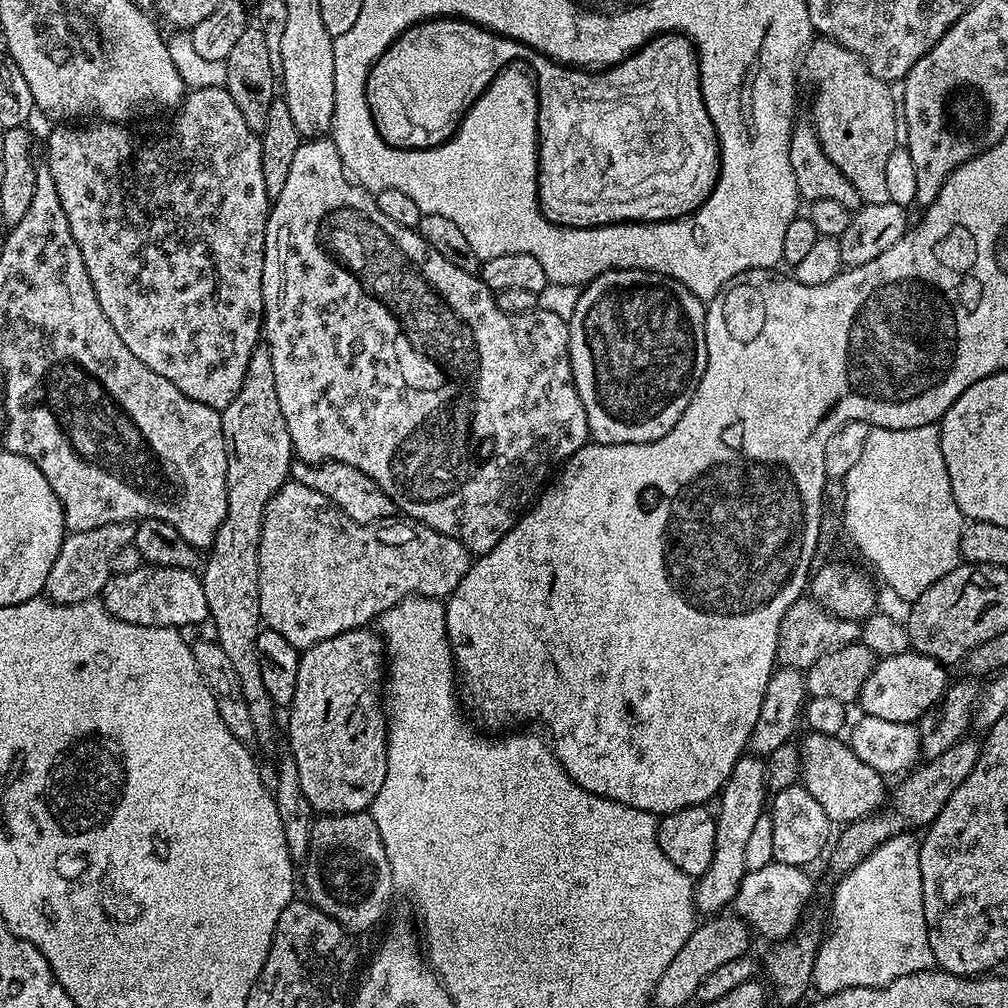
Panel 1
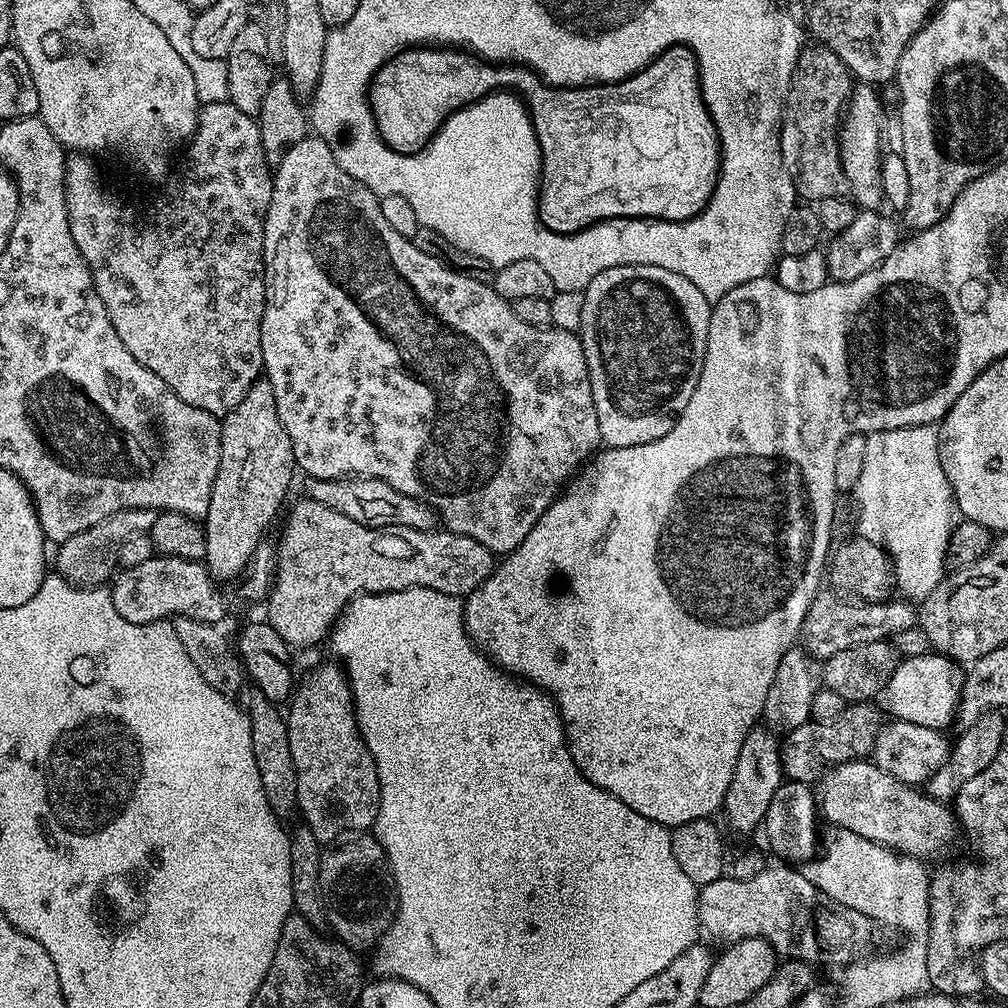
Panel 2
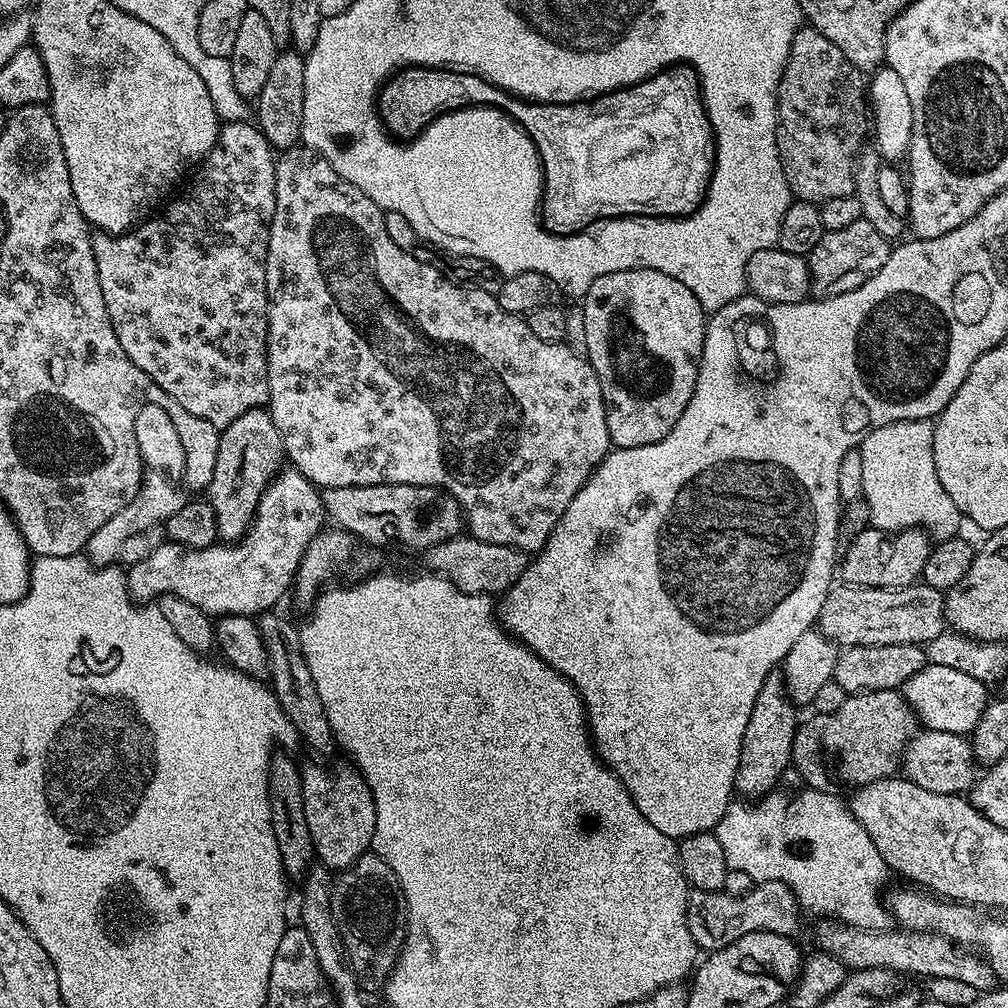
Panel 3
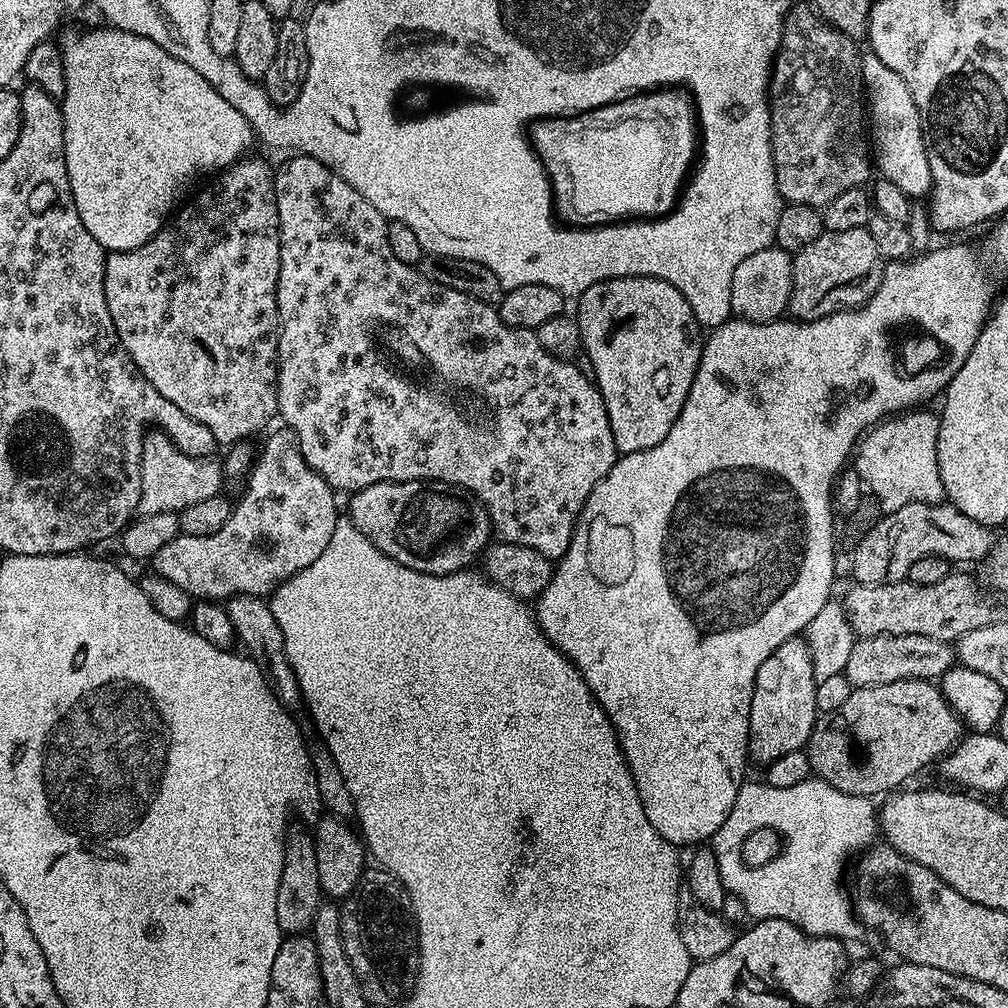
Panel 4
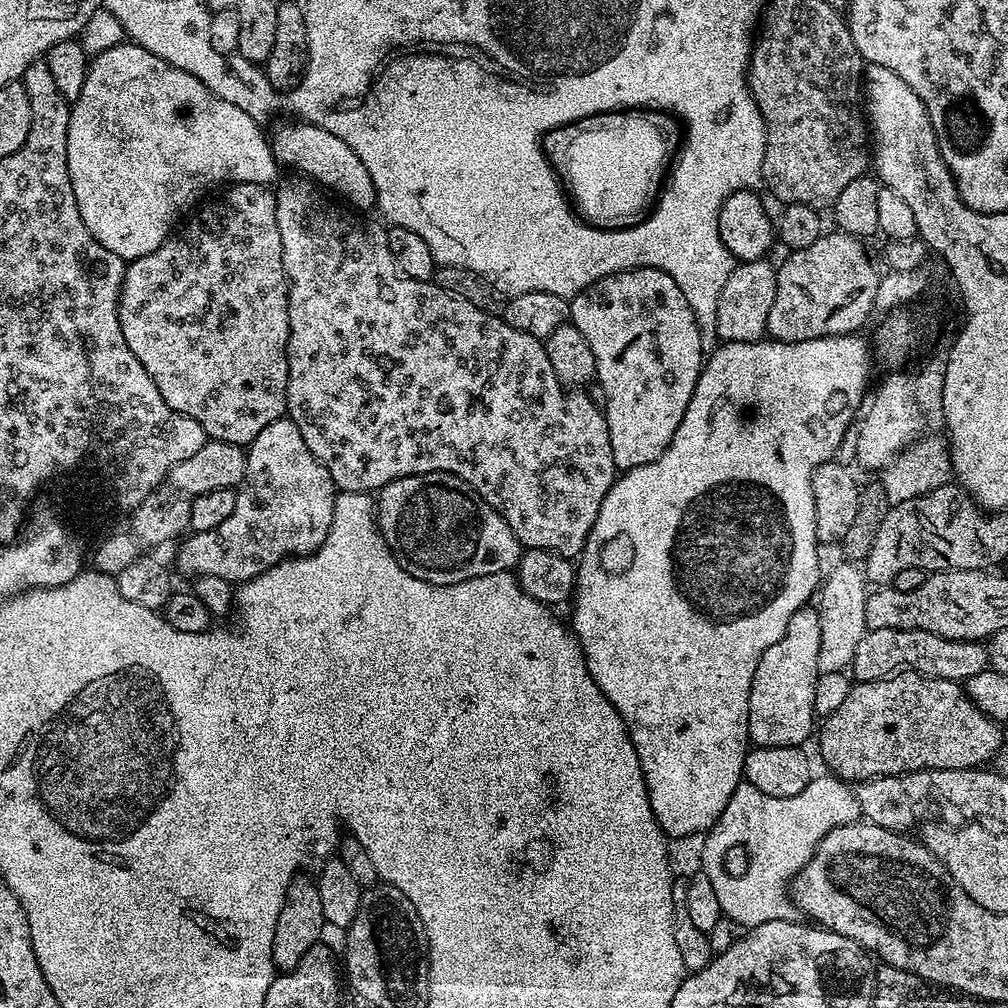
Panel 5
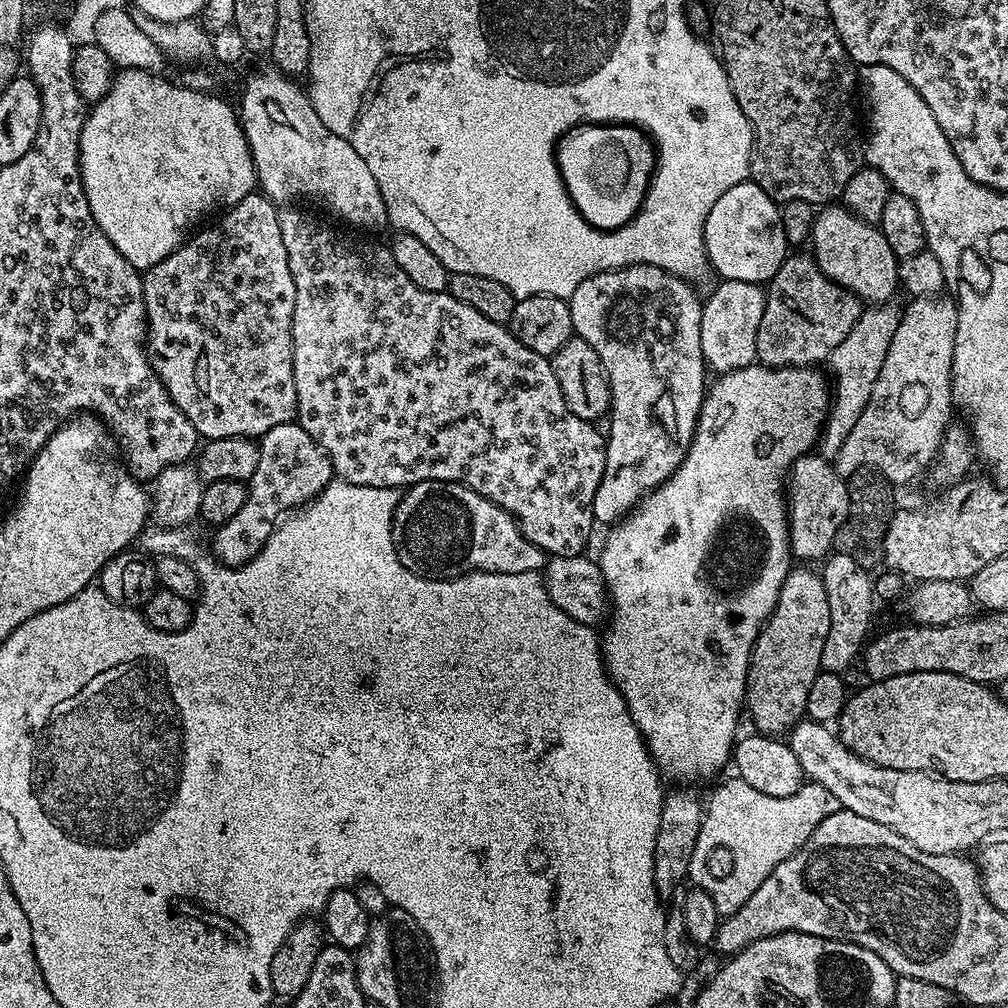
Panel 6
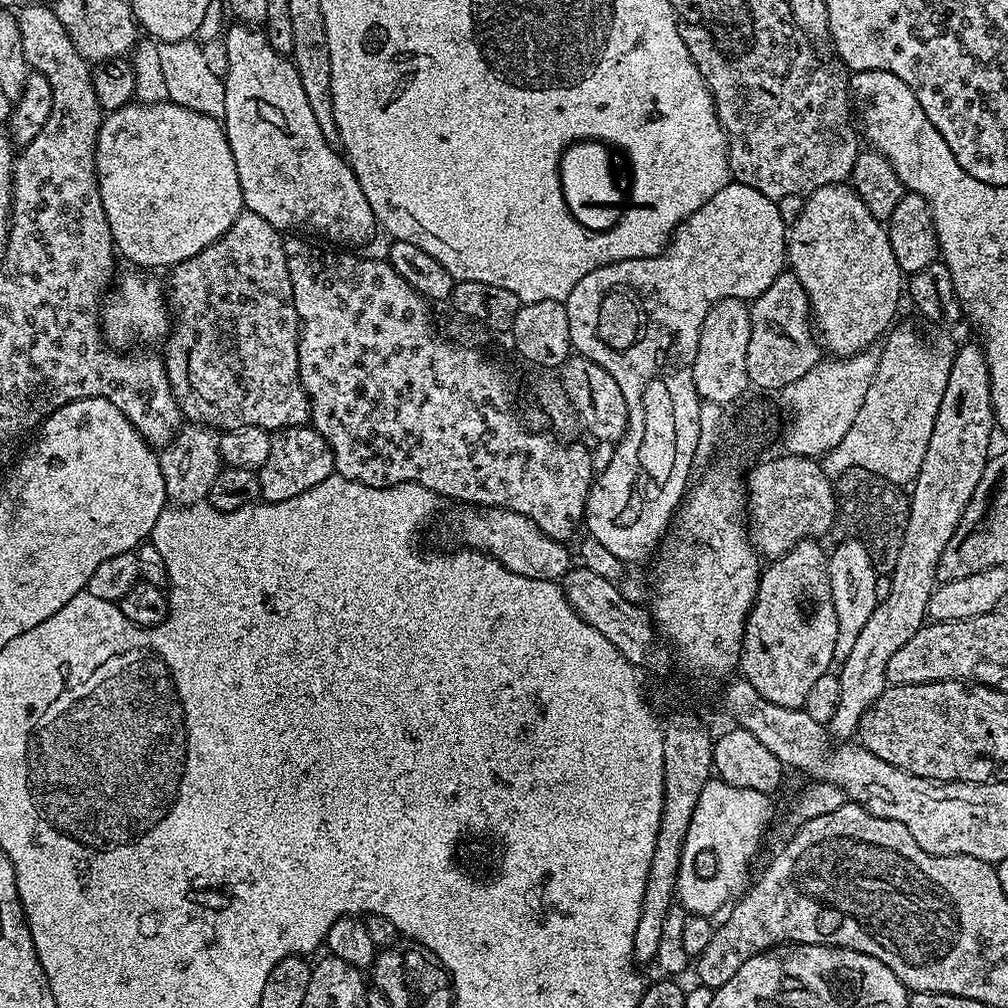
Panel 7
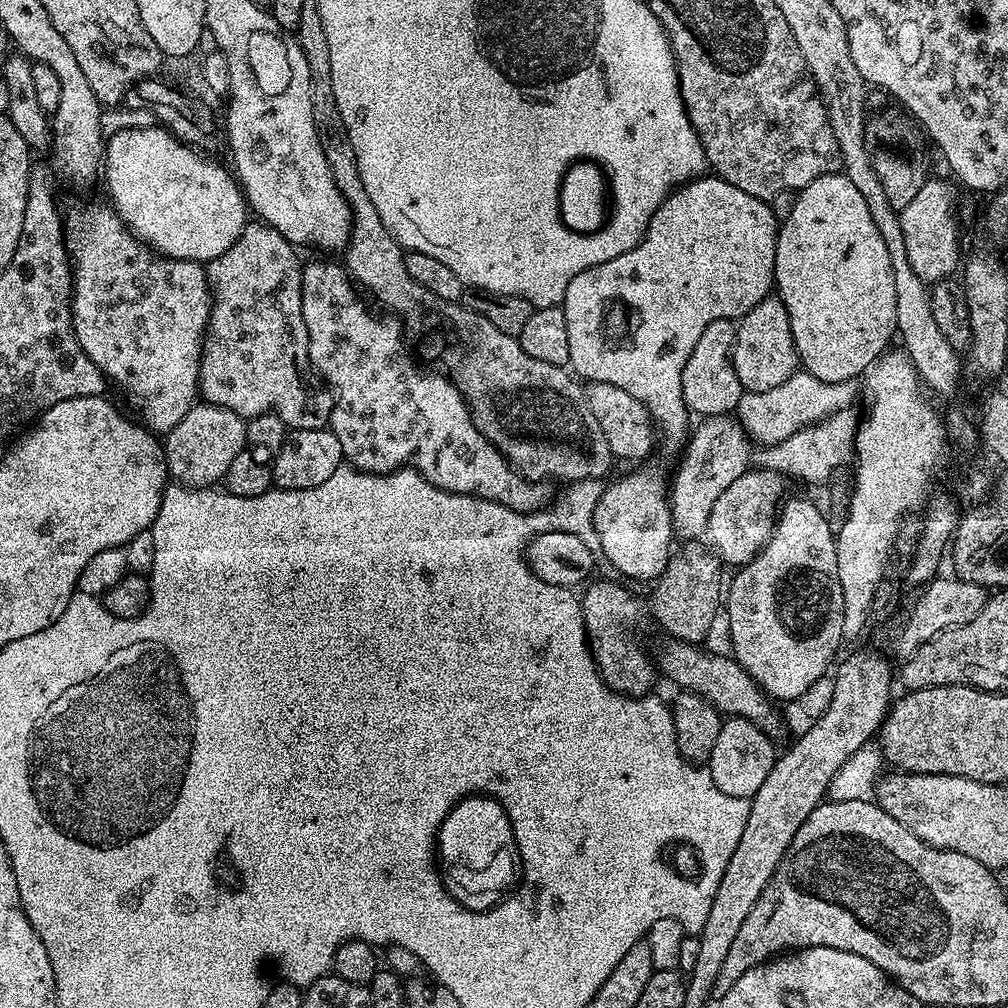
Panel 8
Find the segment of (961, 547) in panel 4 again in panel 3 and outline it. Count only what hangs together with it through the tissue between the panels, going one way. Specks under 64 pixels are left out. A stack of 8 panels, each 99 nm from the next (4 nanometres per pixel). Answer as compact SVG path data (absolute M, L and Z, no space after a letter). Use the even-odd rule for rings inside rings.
M870 526L866 530L862 530L862 534L858 534L858 538L854 538L848 548L843 549L838 572L839 575L840 572L844 575L843 583L855 584L858 588L905 588L921 579L929 551L930 537L921 529L906 528L902 532L885 534L880 529Z

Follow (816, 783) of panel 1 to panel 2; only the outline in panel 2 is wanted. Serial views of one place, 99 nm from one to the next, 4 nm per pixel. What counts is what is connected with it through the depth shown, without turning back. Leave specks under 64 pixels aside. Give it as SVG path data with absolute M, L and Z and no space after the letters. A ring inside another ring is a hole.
M871 759L851 760L838 764L824 773L818 784L818 808L823 819L833 828L854 830L870 842L878 842L884 848L891 848L913 860L929 862L935 856L944 856L952 848L958 833L956 813L947 803L934 799L919 787L904 784L898 778L886 774Z

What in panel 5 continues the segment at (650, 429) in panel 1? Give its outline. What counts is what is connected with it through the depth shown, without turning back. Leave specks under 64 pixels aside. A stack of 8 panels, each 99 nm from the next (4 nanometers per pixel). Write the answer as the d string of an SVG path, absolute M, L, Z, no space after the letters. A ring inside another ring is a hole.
M631 268L625 272L610 274L598 282L594 282L586 290L579 292L578 295L571 297L570 322L585 336L590 350L594 350L594 358L596 359L595 383L600 384L601 390L604 391L602 411L604 421L608 423L608 429L610 430L610 450L617 469L627 470L654 462L670 446L670 442L674 438L674 430L678 430L678 426L686 414L686 406L690 406L694 386L698 382L700 370L703 368L706 359L706 350L700 344L700 328L696 325L696 319L690 310L690 302L686 302L682 290L678 290L678 282L674 282L674 278L670 278L670 274L653 268Z

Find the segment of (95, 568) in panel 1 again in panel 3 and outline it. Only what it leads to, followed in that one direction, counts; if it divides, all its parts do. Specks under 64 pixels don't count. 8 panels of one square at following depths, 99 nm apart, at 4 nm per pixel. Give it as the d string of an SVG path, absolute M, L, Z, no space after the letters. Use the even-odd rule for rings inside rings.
M153 404L142 406L142 410L138 410L134 418L134 434L144 463L144 479L133 500L122 506L122 510L118 510L114 518L102 522L102 526L94 534L90 534L86 555L93 564L115 565L120 559L122 545L133 534L138 534L141 530L150 530L150 526L163 525L164 521L170 518L170 514L182 510L182 506L186 503L182 438L178 438L178 430L170 414L166 414L162 406Z

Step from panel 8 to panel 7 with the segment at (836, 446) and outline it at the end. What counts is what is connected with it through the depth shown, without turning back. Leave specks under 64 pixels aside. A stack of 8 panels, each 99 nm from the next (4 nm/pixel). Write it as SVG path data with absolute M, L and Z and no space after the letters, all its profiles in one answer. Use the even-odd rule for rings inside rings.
M899 326L883 337L883 344L858 418L842 442L822 457L822 463L832 478L851 468L865 468L876 476L886 477L891 484L908 486L916 479L918 470L922 470L926 446L930 446L930 430L934 430L934 418L938 418L938 406L942 406L942 394L946 391L946 378L950 378L954 348L948 344L931 348L914 329Z

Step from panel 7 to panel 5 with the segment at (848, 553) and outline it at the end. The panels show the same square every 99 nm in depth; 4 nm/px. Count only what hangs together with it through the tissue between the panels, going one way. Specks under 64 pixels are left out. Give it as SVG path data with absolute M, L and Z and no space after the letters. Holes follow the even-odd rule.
M840 562L832 573L823 577L818 588L818 611L822 638L818 642L818 670L820 672L844 672L851 669L854 649L862 642L866 626L866 598L869 589L866 585L864 569L856 562Z

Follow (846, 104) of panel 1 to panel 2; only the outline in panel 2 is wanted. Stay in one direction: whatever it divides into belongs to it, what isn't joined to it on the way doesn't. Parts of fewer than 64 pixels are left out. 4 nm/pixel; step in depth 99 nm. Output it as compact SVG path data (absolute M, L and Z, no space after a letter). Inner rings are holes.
M860 84L853 87L852 99L847 105L843 121L840 125L840 157L846 170L846 178L852 187L851 199L855 200L857 209L892 216L894 209L890 206L890 198L886 198L886 189L882 186L882 158L886 151L884 145L884 107L885 101L881 93L871 84Z

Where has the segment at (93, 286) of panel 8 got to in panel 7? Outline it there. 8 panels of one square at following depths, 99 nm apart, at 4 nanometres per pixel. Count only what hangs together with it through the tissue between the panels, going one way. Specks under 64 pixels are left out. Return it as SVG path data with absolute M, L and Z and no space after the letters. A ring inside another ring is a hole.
M148 270L121 271L115 277L110 291L102 301L102 335L116 350L128 350L135 340L152 346L155 340L163 341L170 331L170 305L166 284L159 275Z

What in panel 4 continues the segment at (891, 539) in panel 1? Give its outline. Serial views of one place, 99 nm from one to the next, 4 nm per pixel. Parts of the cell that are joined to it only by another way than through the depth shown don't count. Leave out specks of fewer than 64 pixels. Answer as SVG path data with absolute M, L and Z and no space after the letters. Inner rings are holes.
M908 410L875 425L859 441L854 456L854 471L885 513L907 504L939 504L945 499L942 478L938 474L938 430L940 418L935 411Z

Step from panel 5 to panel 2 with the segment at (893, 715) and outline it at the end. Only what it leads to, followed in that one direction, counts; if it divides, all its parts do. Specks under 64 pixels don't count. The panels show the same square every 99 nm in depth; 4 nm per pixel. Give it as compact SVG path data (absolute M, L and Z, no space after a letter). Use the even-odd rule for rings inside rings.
M852 702L842 714L830 722L809 720L807 724L790 730L780 740L780 765L789 781L815 785L824 773L851 760L862 760L872 755L872 748L882 727L882 712L872 702Z

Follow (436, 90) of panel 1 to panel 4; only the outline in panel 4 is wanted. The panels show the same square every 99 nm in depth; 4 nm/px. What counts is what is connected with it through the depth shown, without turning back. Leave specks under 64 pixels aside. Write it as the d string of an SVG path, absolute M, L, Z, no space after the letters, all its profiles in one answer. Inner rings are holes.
M676 86L637 92L577 116L549 116L535 121L530 128L530 143L548 173L555 215L565 225L603 226L629 218L659 218L676 207L698 156L696 105L687 91Z

